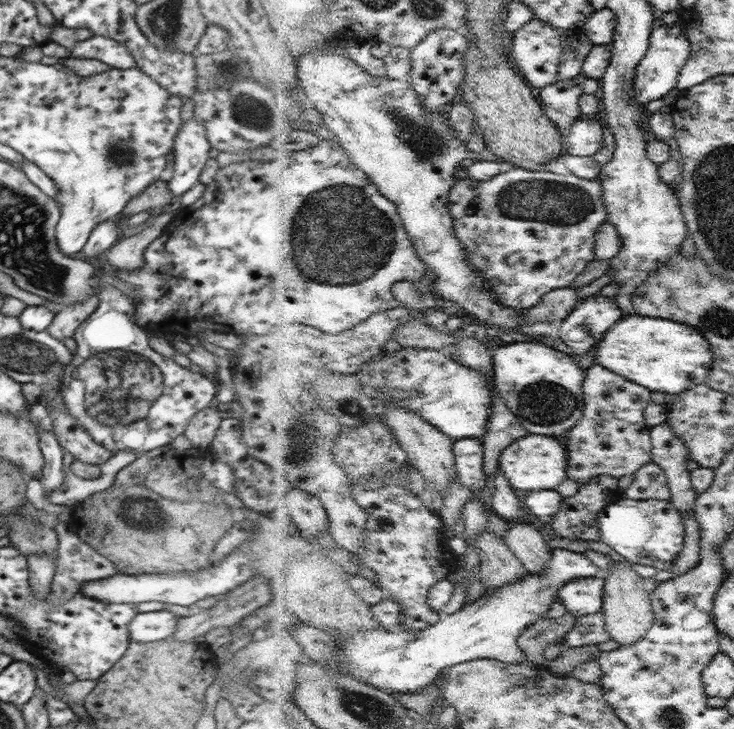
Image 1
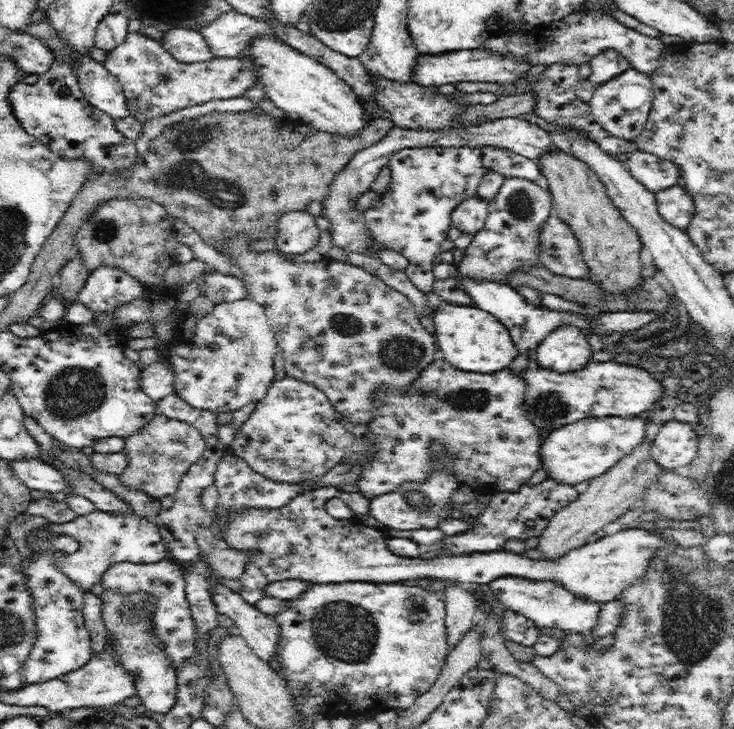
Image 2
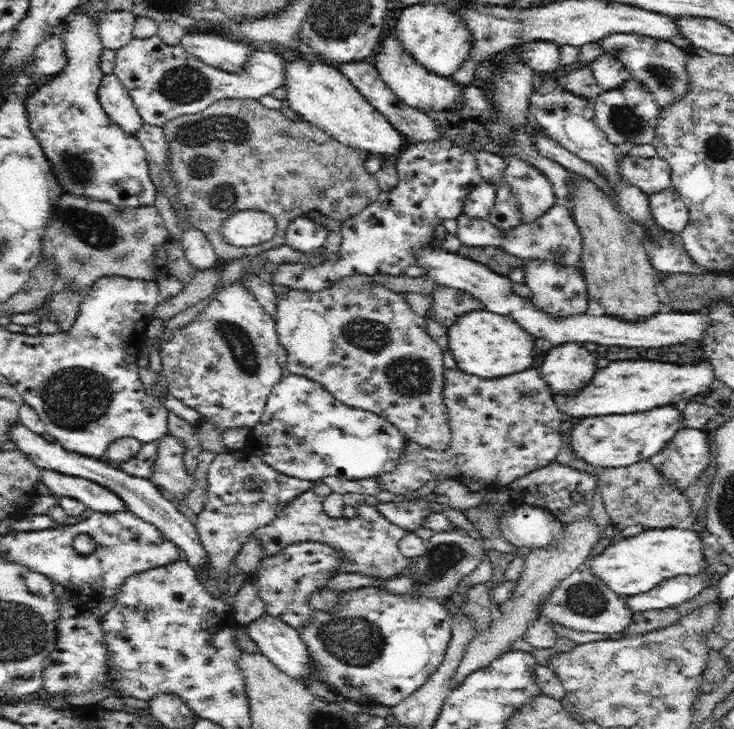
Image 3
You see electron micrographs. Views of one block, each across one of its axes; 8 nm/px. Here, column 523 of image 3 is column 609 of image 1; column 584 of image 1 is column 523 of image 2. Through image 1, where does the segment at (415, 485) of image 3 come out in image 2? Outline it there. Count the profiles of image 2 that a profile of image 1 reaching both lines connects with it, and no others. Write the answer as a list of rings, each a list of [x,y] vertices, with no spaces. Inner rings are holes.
[[[442,351],[434,352],[433,360],[418,372],[418,376],[414,376],[414,380],[410,380],[410,384],[385,384],[385,381],[376,384],[367,393],[366,400],[370,403],[367,410],[371,412],[371,420],[365,424],[365,436],[369,437],[364,441],[366,448],[358,454],[359,472],[354,478],[358,492],[354,494],[370,502],[381,494],[394,492],[404,480],[418,480],[426,476],[426,446],[435,437],[441,437],[457,453],[457,458],[450,463],[462,485],[470,485],[477,494],[494,495],[520,490],[539,469],[538,446],[543,435],[523,416],[519,406],[522,388],[519,374],[512,375],[507,369],[492,374],[460,371],[446,362]]]

